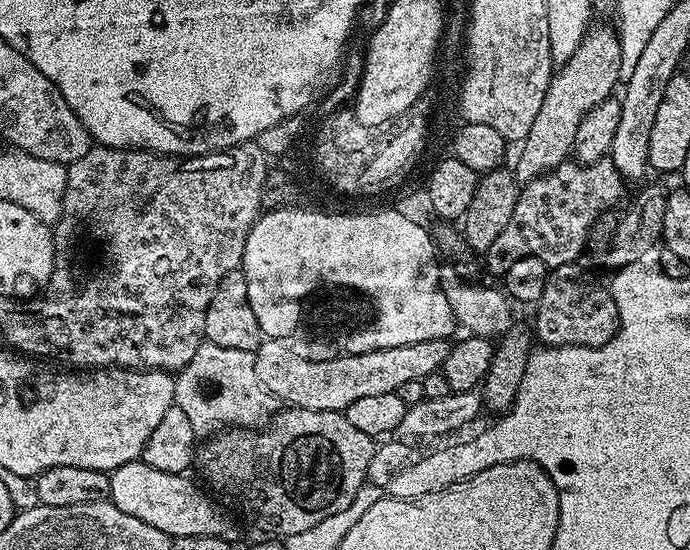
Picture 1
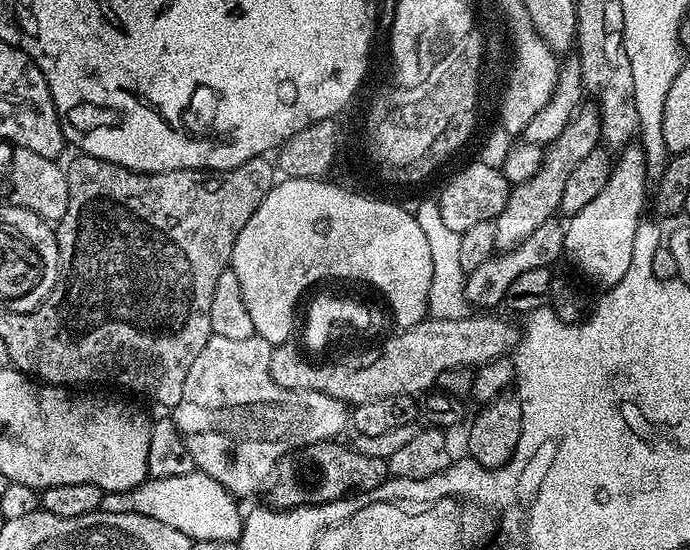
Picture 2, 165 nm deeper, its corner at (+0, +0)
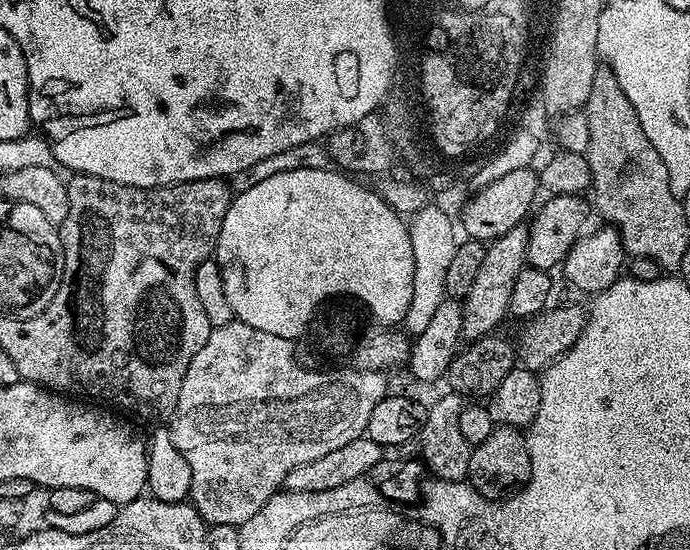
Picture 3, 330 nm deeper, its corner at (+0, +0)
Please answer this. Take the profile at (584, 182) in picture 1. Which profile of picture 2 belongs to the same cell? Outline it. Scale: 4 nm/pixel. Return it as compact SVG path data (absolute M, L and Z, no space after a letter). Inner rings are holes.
M553 218L542 222L526 242L507 250L497 251L478 270L467 273L464 277L464 293L469 305L476 310L496 310L504 304L506 290L510 290L510 285L514 283L514 278L526 274L526 270L538 270L555 265L556 259L561 259L564 251L564 230L565 225L559 224L559 219Z

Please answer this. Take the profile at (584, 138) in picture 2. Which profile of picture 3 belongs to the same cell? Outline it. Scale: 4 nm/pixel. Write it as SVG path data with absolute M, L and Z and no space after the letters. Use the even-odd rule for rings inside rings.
M521 226L514 230L506 230L496 240L491 241L484 249L482 266L478 275L474 277L474 286L462 297L464 321L462 330L463 339L471 342L479 340L489 334L495 333L496 328L503 322L504 316L509 315L510 293L518 274L528 264L528 230Z

